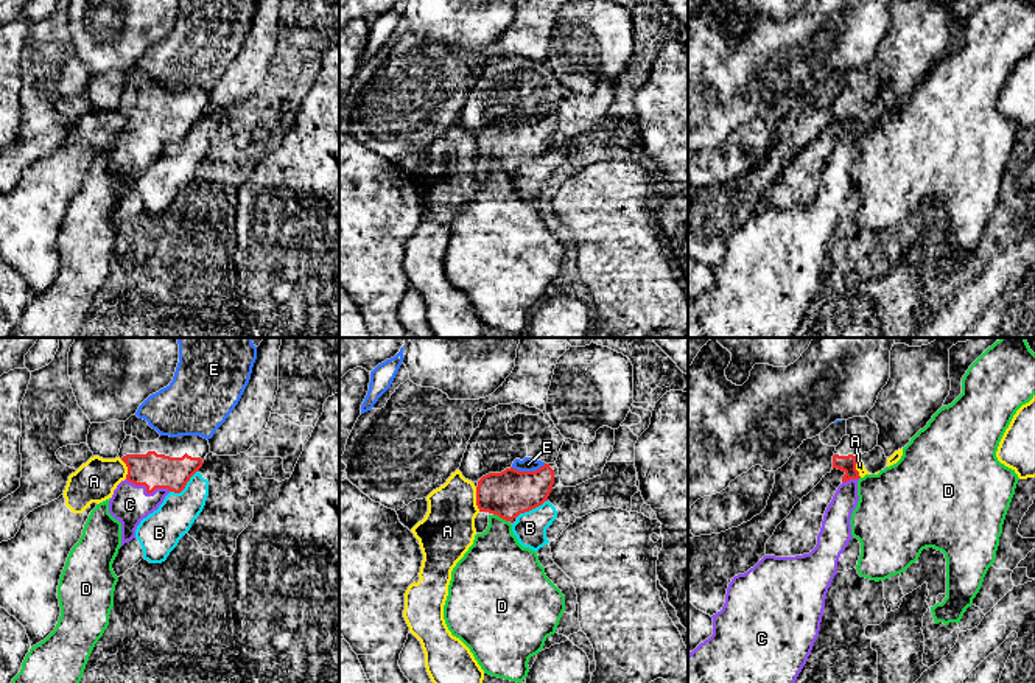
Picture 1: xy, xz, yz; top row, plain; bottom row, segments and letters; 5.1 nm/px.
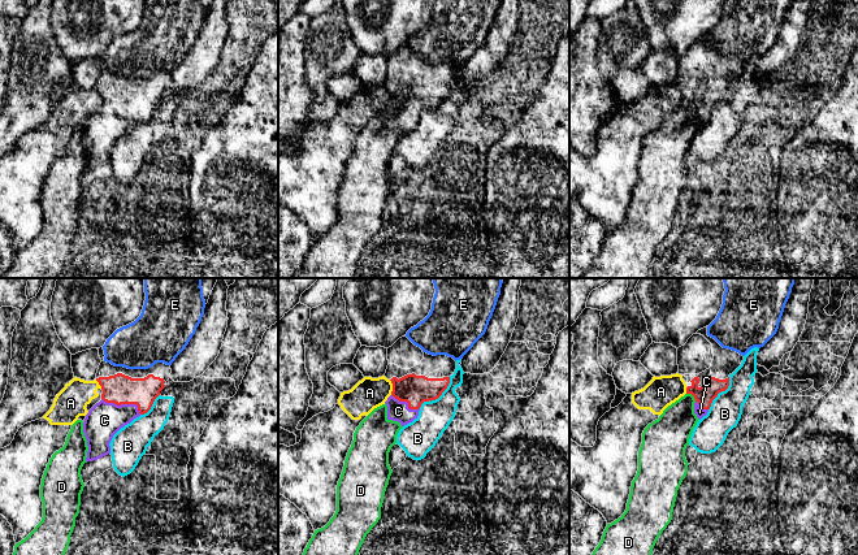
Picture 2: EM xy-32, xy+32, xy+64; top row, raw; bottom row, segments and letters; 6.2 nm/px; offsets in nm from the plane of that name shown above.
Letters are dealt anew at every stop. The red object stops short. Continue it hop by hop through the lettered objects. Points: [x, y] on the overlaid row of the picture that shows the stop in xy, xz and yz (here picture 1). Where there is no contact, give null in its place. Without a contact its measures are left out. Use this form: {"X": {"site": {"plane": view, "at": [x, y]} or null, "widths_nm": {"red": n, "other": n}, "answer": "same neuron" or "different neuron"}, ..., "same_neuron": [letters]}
{"A": {"site": {"plane": "xz", "at": [477, 500]}, "widths_nm": {"red": 240, "other": 280}, "answer": "different neuron"}, "B": {"site": {"plane": "xy", "at": [185, 484]}, "widths_nm": {"red": 180, "other": 200}, "answer": "different neuron"}, "C": {"site": {"plane": "xy", "at": [148, 492]}, "widths_nm": {"red": 180, "other": 200}, "answer": "same neuron"}, "D": {"site": {"plane": "xz", "at": [501, 517]}, "widths_nm": {"red": 240, "other": 320}, "answer": "different neuron"}, "E": {"site": {"plane": "xz", "at": [528, 472]}, "widths_nm": {"red": 240, "other": 80}, "answer": "different neuron"}, "same_neuron": ["C"]}

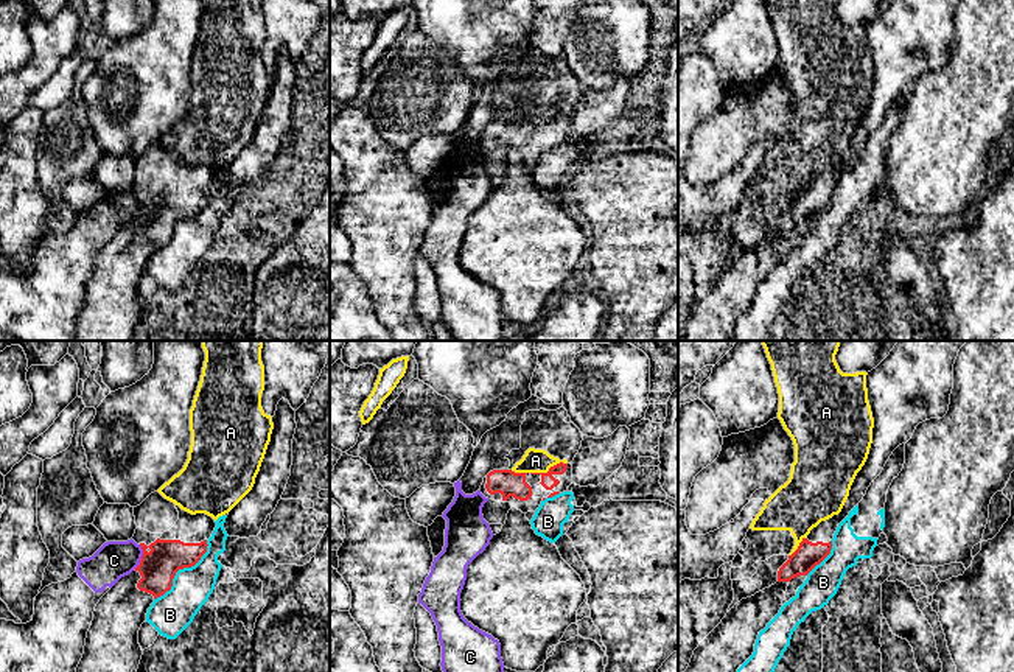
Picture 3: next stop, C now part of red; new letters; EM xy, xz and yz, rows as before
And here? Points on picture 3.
{"A": {"site": {"plane": "xz", "at": [549, 470]}, "widths_nm": {"red": 80, "other": 130}, "answer": "different neuron"}, "B": {"site": {"plane": "xy", "at": [181, 568]}, "widths_nm": {"red": 190, "other": 220}, "answer": "different neuron"}, "C": {"site": {"plane": "xy", "at": [142, 557]}, "widths_nm": {"red": 190, "other": 190}, "answer": "different neuron"}, "same_neuron": []}

